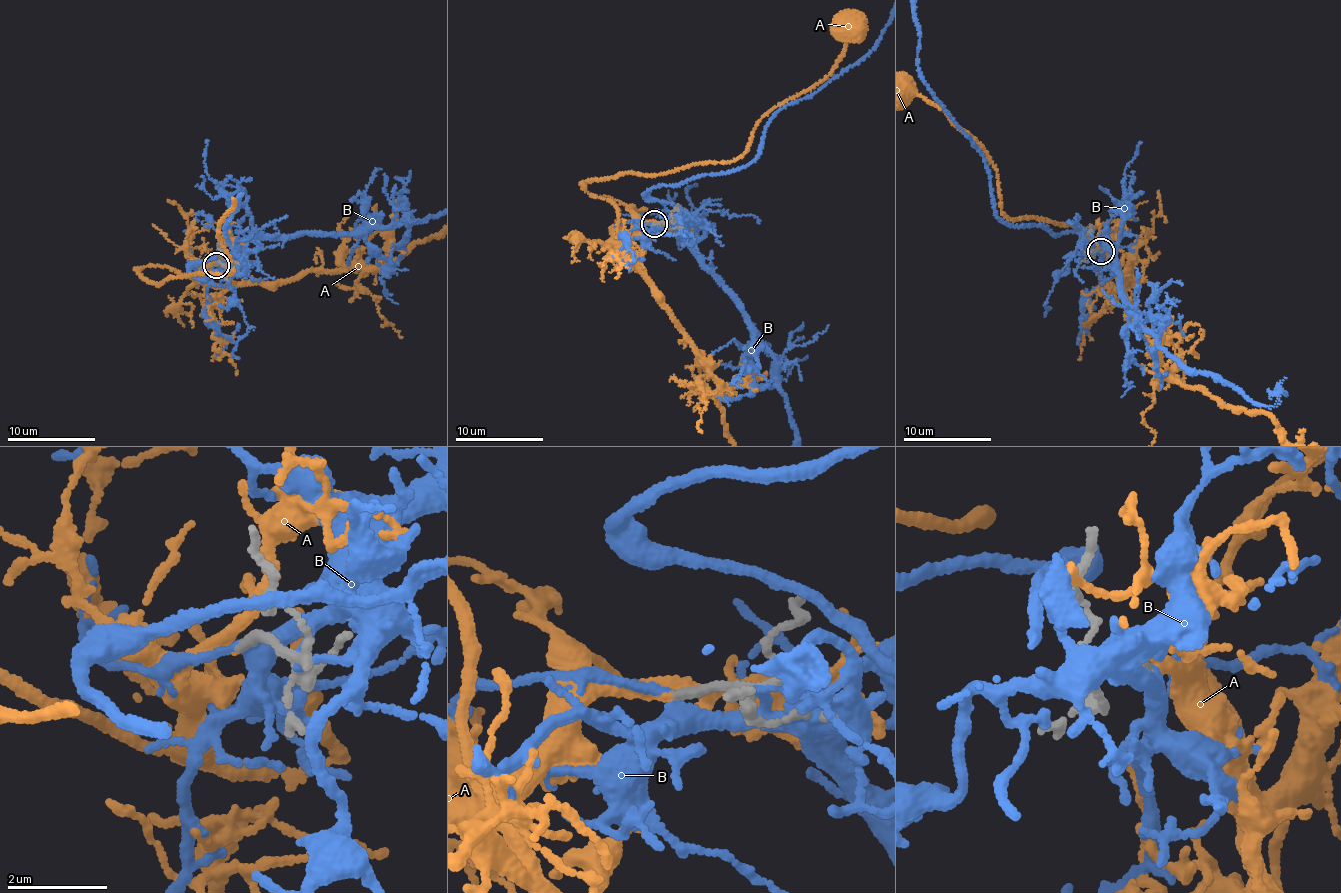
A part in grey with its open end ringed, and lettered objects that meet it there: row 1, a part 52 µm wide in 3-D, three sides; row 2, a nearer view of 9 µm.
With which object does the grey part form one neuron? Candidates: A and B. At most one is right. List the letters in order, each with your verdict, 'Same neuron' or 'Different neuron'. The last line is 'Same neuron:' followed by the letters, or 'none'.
A: Same neuron
B: Different neuron
Same neuron: A

